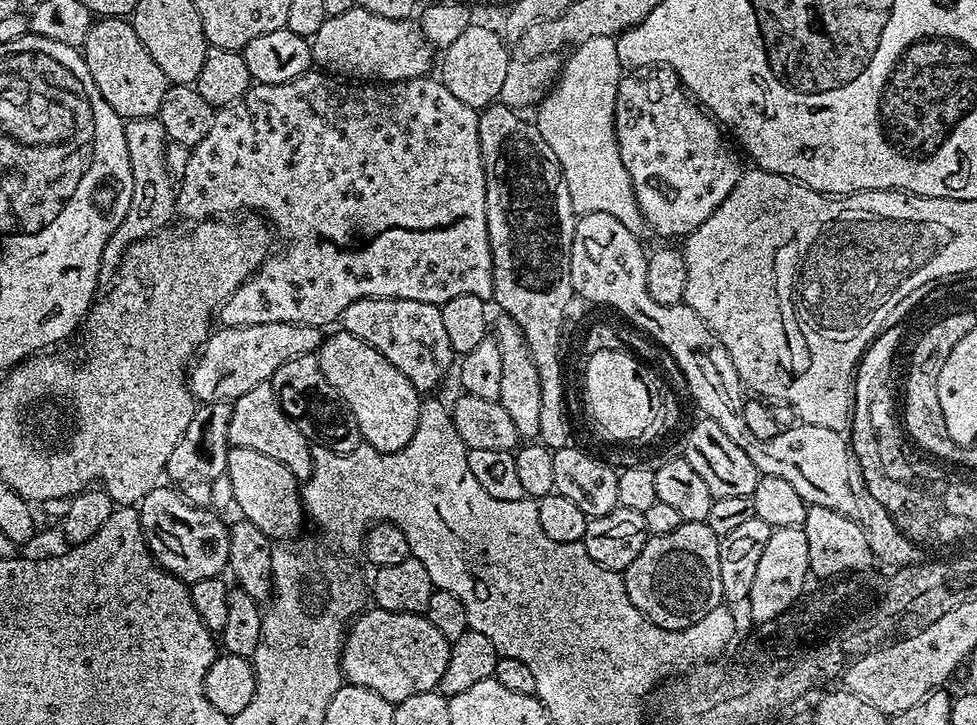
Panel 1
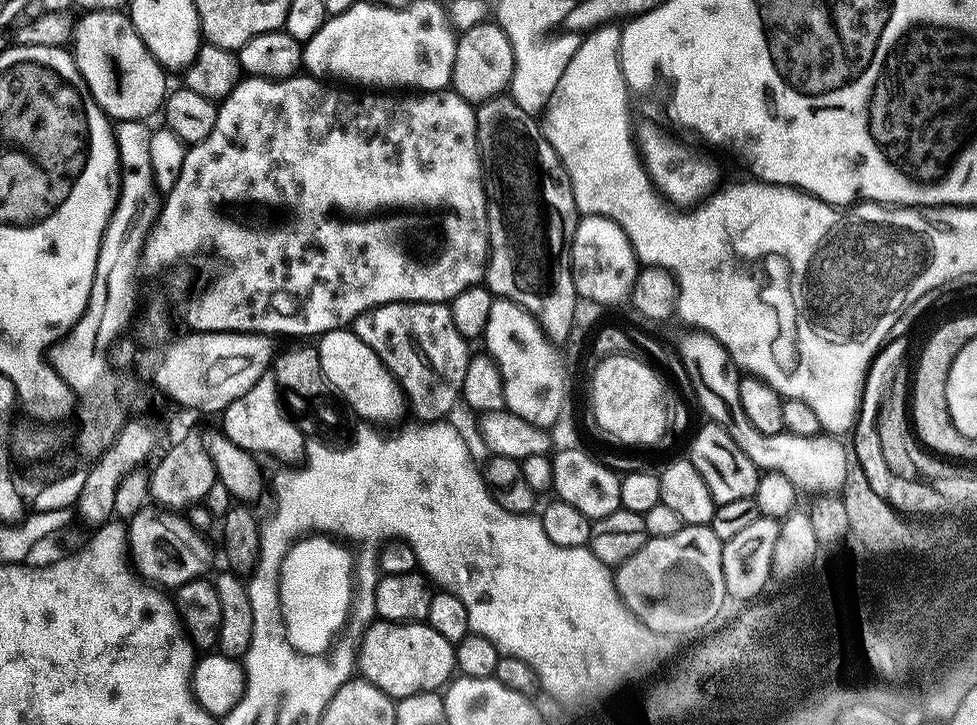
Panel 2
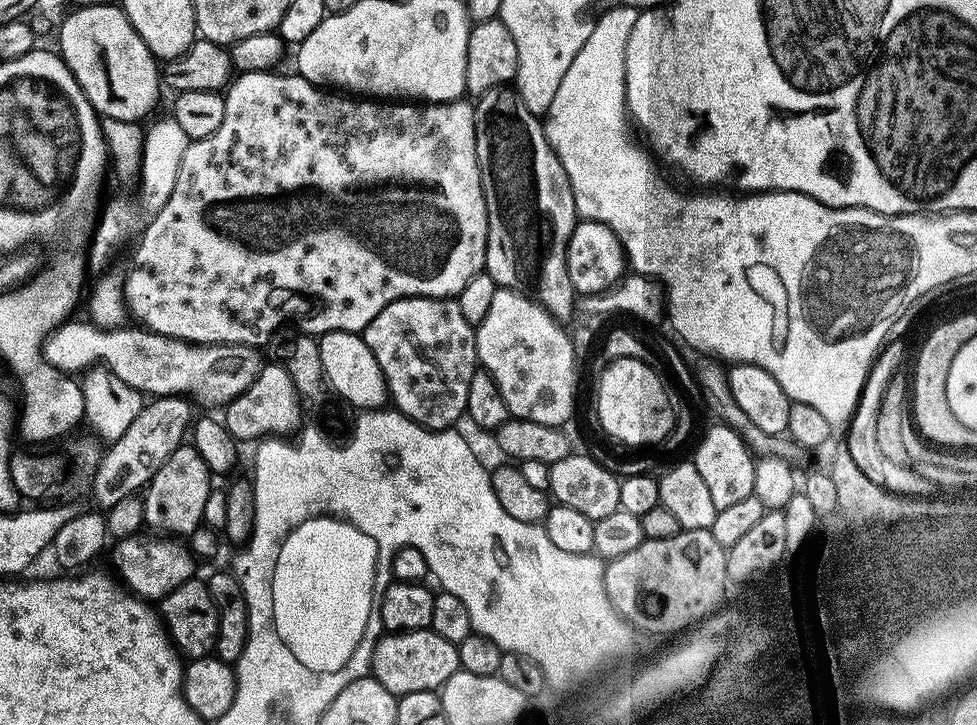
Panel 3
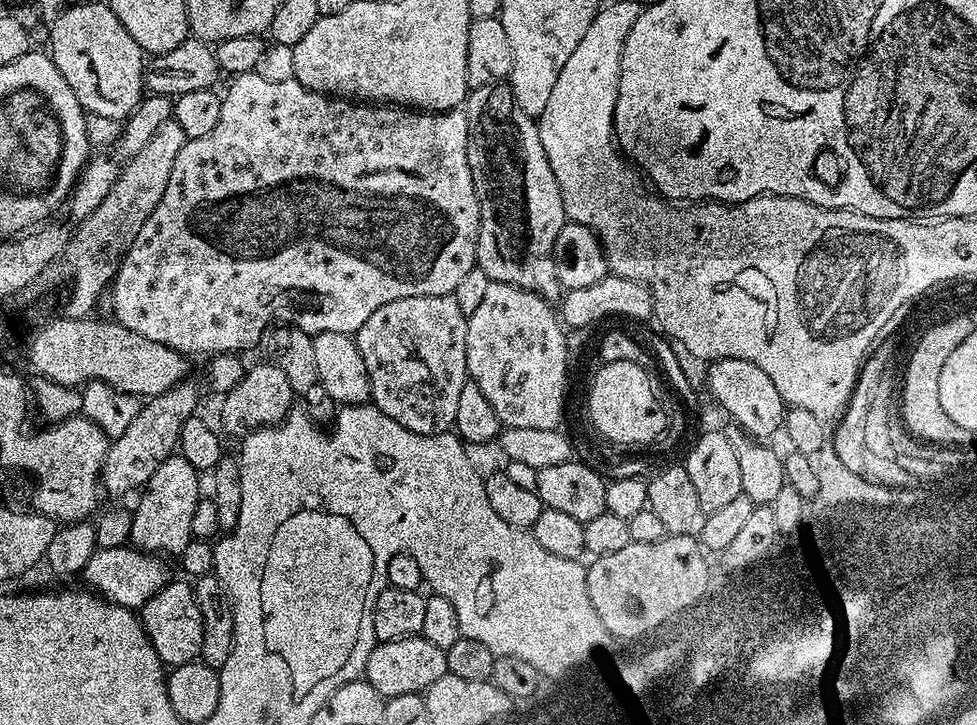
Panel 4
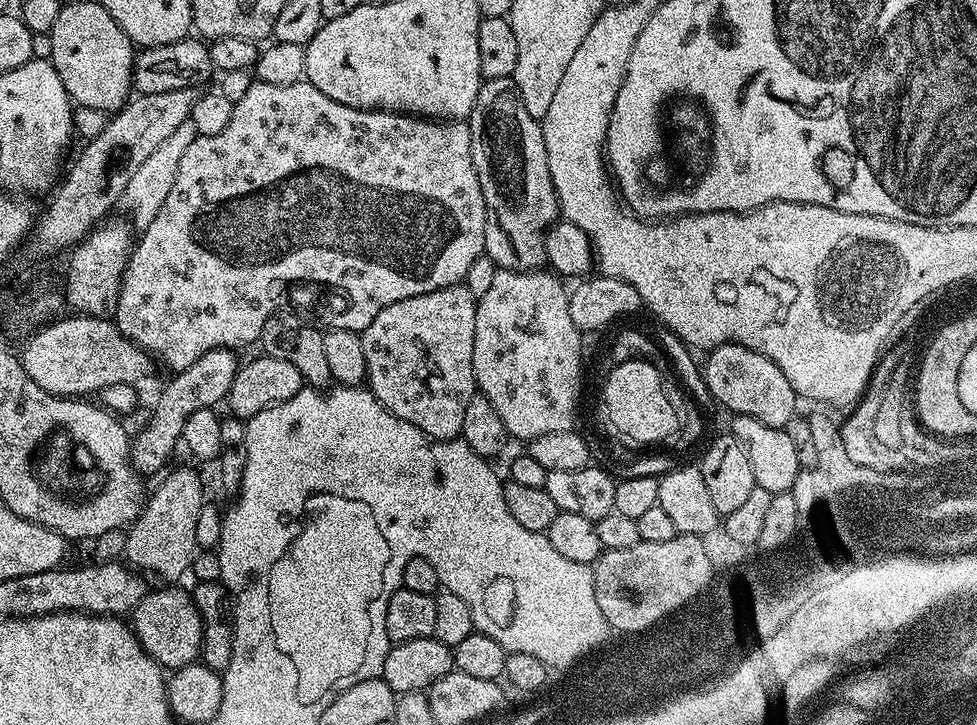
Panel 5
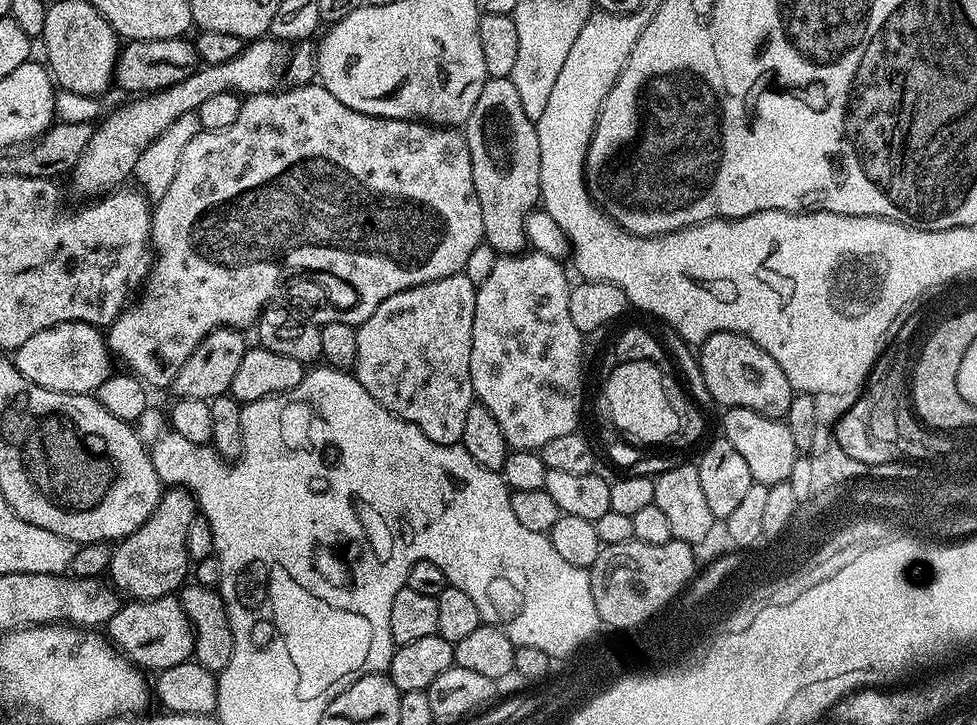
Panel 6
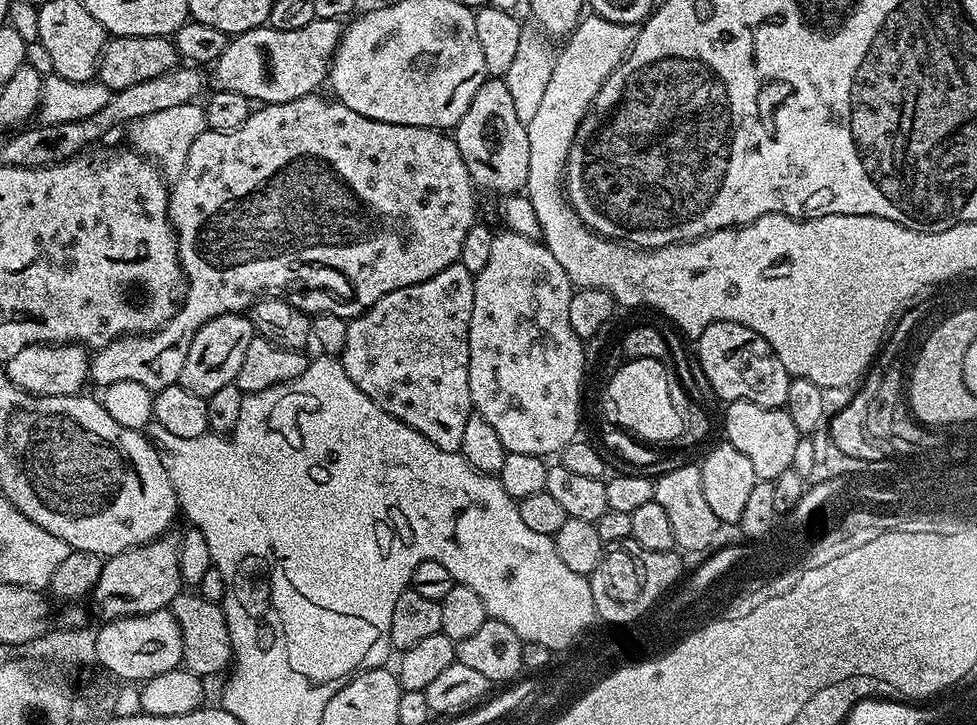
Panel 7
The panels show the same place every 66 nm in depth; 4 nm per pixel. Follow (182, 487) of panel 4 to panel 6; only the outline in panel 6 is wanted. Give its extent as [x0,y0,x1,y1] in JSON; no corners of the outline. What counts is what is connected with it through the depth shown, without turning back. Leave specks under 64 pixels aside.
[107,486,198,600]

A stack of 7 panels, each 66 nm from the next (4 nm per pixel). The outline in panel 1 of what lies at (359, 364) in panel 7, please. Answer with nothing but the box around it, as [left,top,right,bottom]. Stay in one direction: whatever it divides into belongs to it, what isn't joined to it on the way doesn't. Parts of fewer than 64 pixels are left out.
[338,298,454,394]

